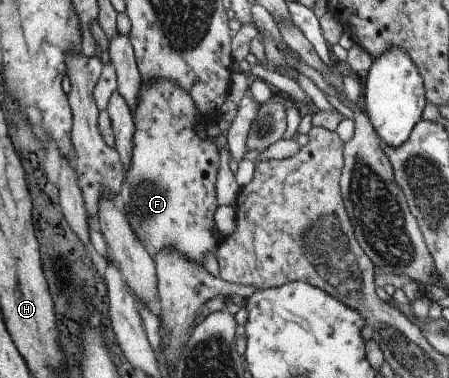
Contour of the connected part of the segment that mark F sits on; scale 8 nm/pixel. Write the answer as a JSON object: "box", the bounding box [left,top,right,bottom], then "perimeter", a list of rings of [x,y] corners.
{"box":[114,79,221,267],"perimeter":[[[142,79],[140,87],[140,99],[133,113],[134,135],[132,135],[132,157],[130,167],[125,172],[123,183],[114,205],[116,209],[125,212],[126,219],[140,239],[140,243],[147,247],[151,245],[156,253],[162,249],[180,251],[180,255],[186,255],[188,261],[198,263],[204,267],[202,259],[206,253],[216,256],[221,238],[214,235],[214,213],[218,209],[216,194],[216,177],[220,173],[220,151],[216,143],[208,136],[202,139],[198,135],[198,121],[209,121],[198,113],[198,107],[194,105],[194,99],[176,83],[168,79],[150,81],[146,83]]]}

